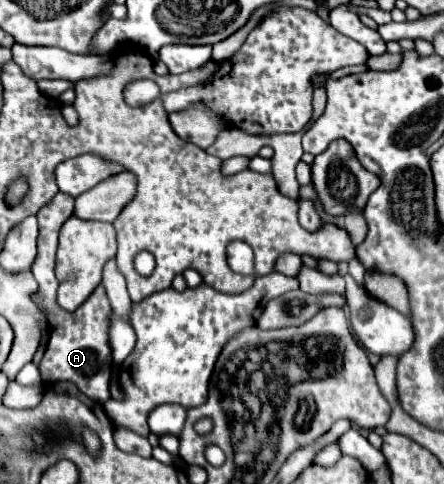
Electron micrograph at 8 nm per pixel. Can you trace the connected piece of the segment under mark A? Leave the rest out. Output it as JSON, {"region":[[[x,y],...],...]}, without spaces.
{"region":[[[59,192],[47,206],[37,212],[39,220],[39,242],[37,242],[37,258],[33,262],[33,276],[39,284],[39,290],[33,294],[33,302],[43,310],[47,316],[49,326],[49,342],[45,356],[39,364],[39,372],[45,384],[69,380],[77,384],[77,388],[89,396],[91,400],[103,404],[111,398],[109,394],[109,380],[111,380],[111,344],[109,344],[109,328],[111,328],[111,314],[113,308],[109,304],[105,286],[99,284],[95,292],[87,298],[87,302],[77,308],[75,312],[63,310],[57,300],[57,278],[55,278],[55,252],[57,252],[57,236],[63,222],[73,214],[73,198]]]}

